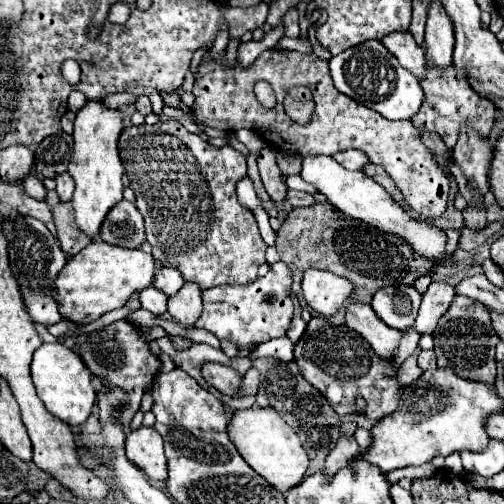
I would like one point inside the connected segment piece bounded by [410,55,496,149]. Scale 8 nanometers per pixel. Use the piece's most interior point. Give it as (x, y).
(450, 102)

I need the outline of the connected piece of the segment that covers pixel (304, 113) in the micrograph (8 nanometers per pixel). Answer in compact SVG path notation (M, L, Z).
M294 87L284 99L284 109L296 123L308 123L314 113L314 99L306 87Z

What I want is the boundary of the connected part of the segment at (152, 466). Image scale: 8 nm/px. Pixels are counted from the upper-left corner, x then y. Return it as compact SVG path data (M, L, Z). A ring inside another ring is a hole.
M138 427L126 435L124 441L126 457L136 461L136 467L144 471L148 479L166 481L168 479L168 465L164 455L164 441L154 431L154 427Z

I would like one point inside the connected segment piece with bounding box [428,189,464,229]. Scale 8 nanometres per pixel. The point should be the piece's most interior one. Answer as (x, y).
(451, 218)

